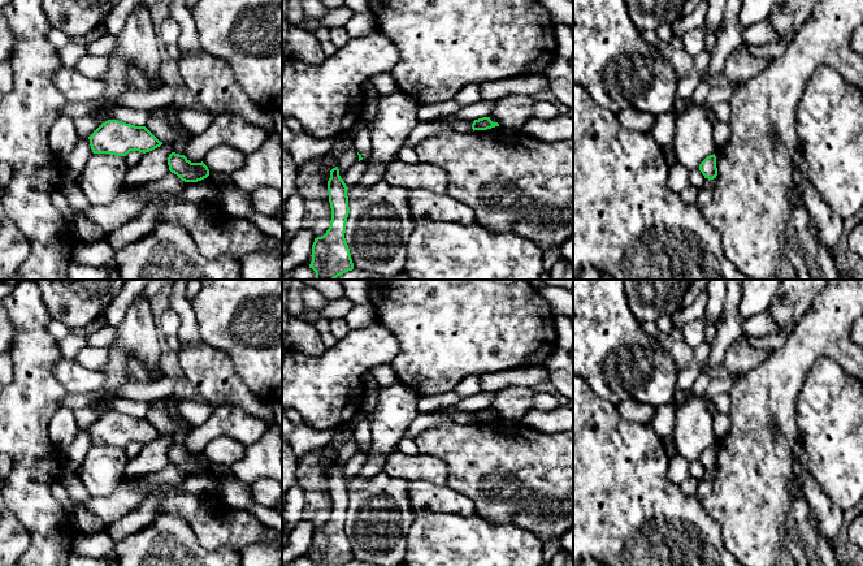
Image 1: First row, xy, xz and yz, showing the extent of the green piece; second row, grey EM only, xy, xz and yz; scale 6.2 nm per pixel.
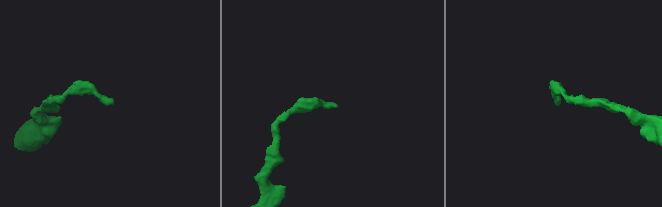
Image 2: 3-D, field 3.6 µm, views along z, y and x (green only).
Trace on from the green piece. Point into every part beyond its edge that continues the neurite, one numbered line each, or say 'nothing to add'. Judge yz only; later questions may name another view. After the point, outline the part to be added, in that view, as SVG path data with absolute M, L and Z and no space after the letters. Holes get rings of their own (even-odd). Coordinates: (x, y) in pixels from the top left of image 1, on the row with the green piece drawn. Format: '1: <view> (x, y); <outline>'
nothing to add

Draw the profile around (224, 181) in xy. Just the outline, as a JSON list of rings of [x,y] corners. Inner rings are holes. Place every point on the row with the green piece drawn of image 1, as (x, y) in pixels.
[[[209,172],[209,174],[221,189],[234,189],[235,187],[229,174],[218,173],[218,172]]]

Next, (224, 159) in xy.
[[[218,146],[208,151],[203,163],[209,172],[231,174],[244,165],[246,155],[230,146]]]

